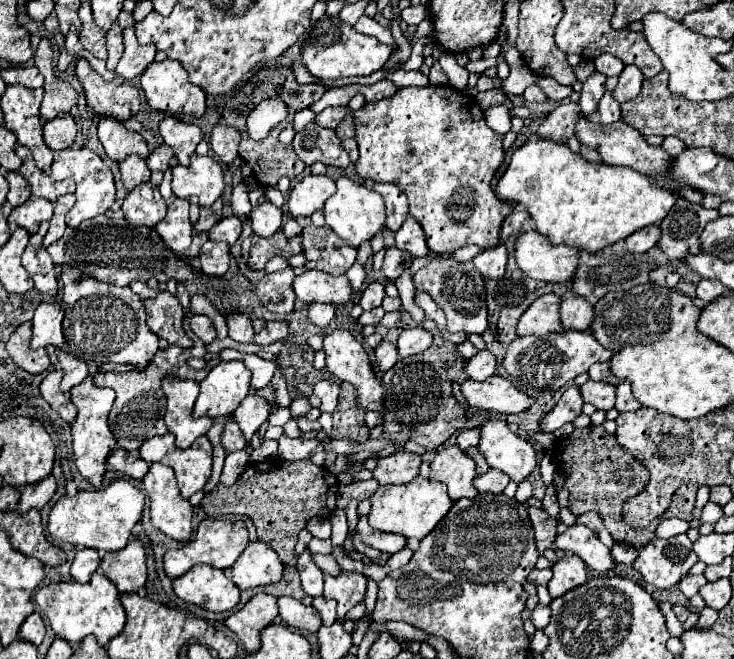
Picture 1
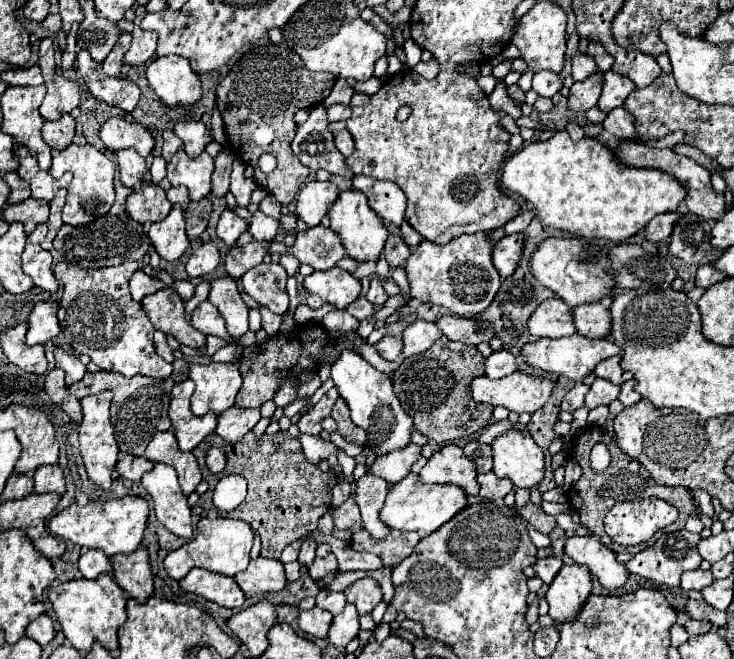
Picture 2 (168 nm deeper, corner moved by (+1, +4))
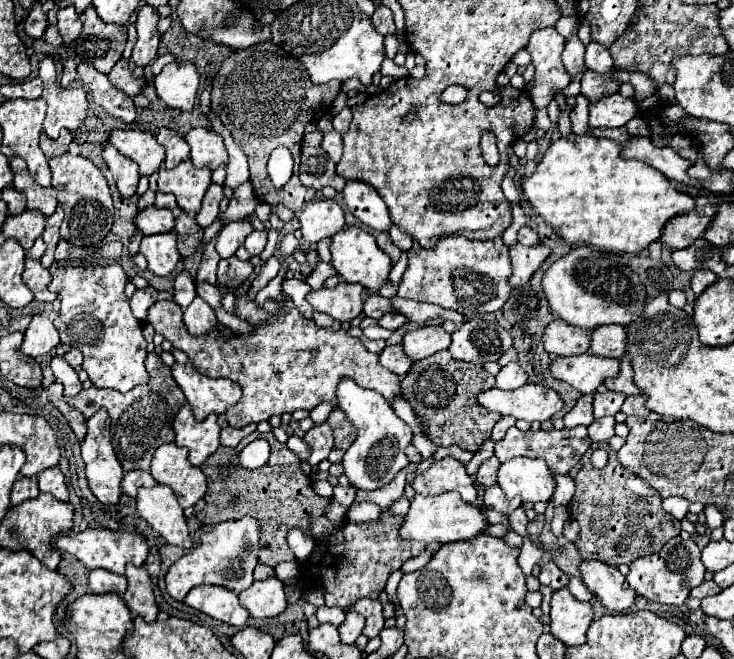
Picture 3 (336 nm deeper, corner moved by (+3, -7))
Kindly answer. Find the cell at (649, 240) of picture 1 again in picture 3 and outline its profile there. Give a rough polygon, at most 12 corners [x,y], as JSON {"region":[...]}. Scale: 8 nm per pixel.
{"region":[[698,197],[694,211],[662,227],[660,243],[688,247],[702,237],[714,213],[714,199]]}

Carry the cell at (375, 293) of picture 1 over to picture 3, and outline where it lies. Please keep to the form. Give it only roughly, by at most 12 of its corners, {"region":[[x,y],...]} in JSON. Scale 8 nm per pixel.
{"region":[[378,293],[368,295],[364,301],[366,317],[380,319],[392,311],[386,297]]}

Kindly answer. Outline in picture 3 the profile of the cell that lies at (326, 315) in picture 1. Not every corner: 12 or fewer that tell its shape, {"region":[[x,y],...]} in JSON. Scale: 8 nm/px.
{"region":[[300,279],[282,285],[304,317],[312,319],[314,309],[306,301],[310,285]]}

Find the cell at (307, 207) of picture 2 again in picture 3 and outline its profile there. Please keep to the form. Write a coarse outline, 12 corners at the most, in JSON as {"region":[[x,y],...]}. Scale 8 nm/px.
{"region":[[334,199],[312,201],[298,213],[306,243],[346,225]]}

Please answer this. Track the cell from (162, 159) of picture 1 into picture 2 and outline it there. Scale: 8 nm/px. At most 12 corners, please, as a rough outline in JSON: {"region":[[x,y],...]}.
{"region":[[172,130],[164,132],[162,158],[168,162],[182,146]]}

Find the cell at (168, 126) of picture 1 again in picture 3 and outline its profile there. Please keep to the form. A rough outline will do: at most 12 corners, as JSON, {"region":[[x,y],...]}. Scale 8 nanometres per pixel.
{"region":[[196,127],[184,139],[196,167],[228,163],[218,133]]}

